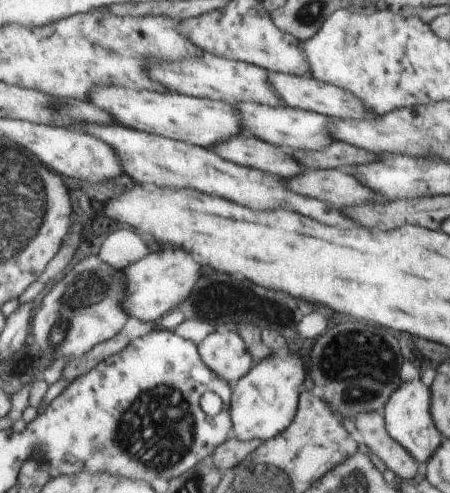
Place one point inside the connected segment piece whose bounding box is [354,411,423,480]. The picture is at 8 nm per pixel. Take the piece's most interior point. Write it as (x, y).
(371, 425)

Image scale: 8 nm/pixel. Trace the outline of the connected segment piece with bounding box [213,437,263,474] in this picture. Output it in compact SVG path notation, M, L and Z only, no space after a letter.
M236 437L230 438L224 445L218 446L214 452L215 465L224 474L228 469L235 470L246 460L263 442L259 438L241 441Z

